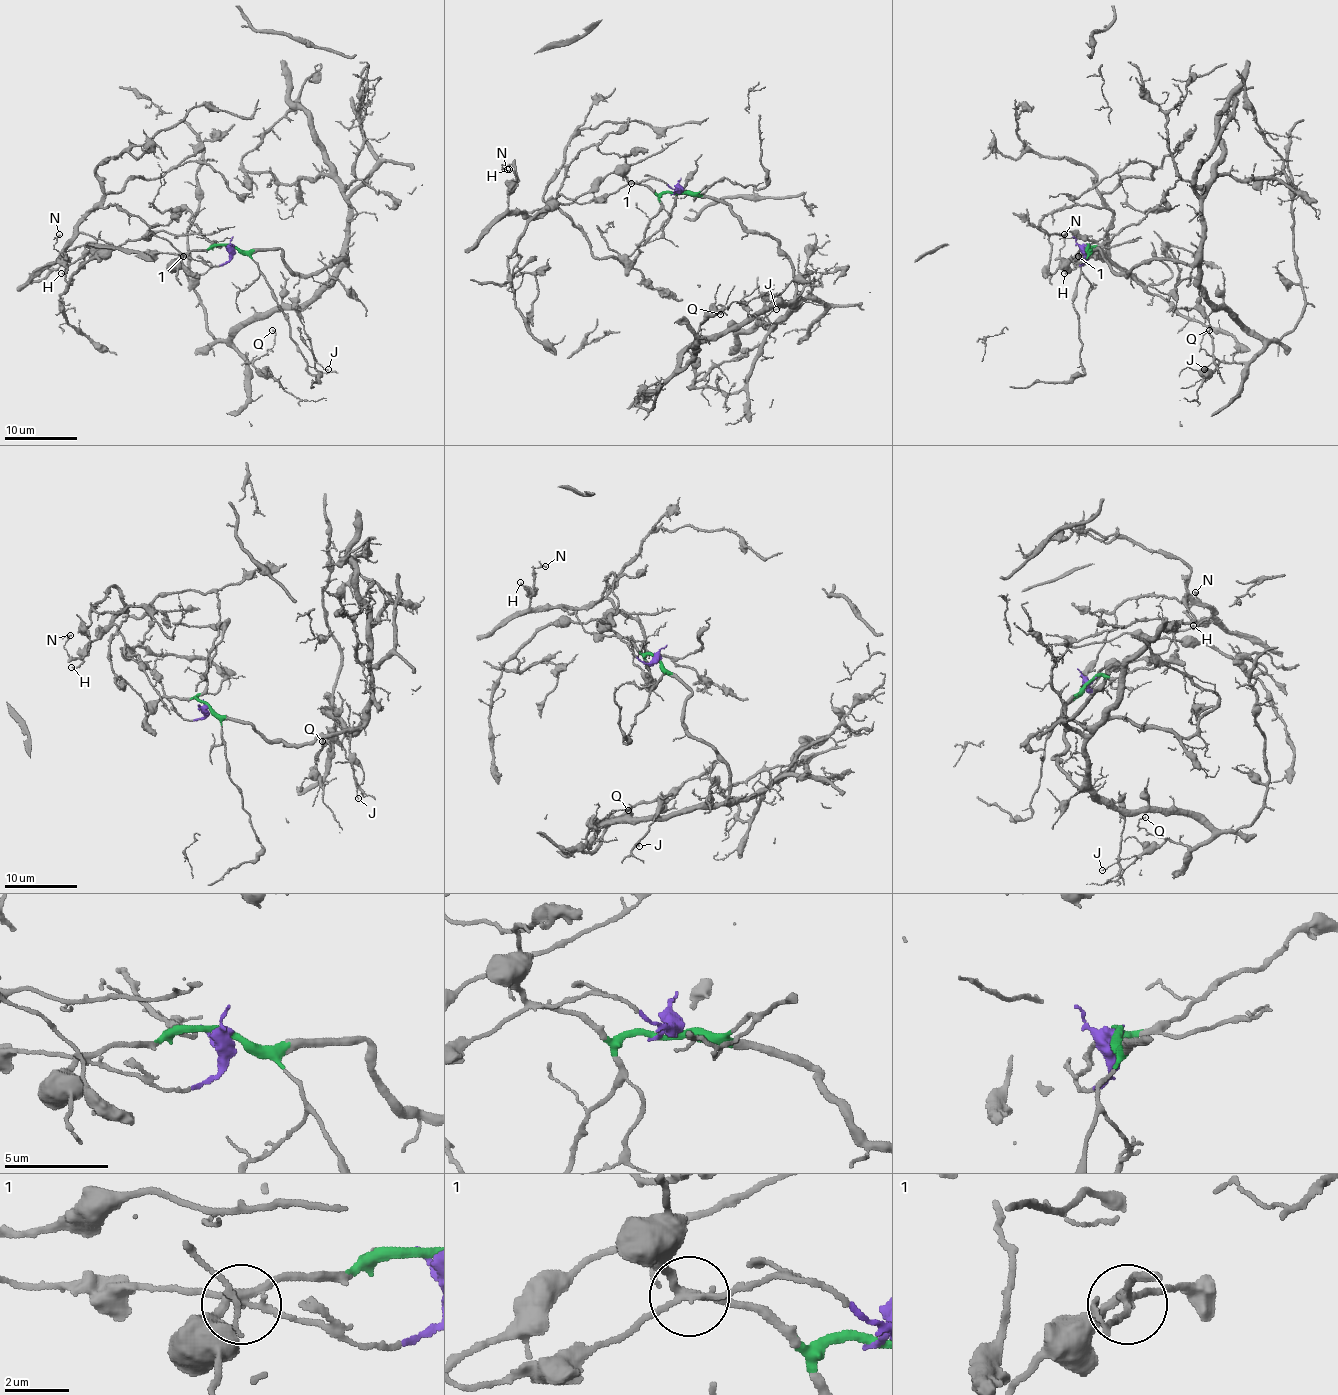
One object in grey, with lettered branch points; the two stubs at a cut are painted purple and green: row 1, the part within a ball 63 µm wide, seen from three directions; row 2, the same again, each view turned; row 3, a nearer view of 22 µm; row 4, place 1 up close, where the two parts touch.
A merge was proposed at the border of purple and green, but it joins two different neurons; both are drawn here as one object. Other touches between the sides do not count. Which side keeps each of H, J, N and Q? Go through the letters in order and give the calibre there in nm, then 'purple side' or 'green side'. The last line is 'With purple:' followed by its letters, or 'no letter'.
H: 110 nm thick; purple side
J: 90 nm thick; green side
N: 110 nm thick; purple side
Q: 110 nm thick; green side
With purple: H, N

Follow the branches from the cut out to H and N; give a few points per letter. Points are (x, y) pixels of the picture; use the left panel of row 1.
H: (229, 247), (227, 261), (206, 265), (167, 252), (127, 250), (79, 234), (59, 258), (66, 269), (61, 272)
N: (229, 247), (227, 261), (206, 265), (79, 234), (59, 258), (68, 261), (54, 249), (59, 234)

